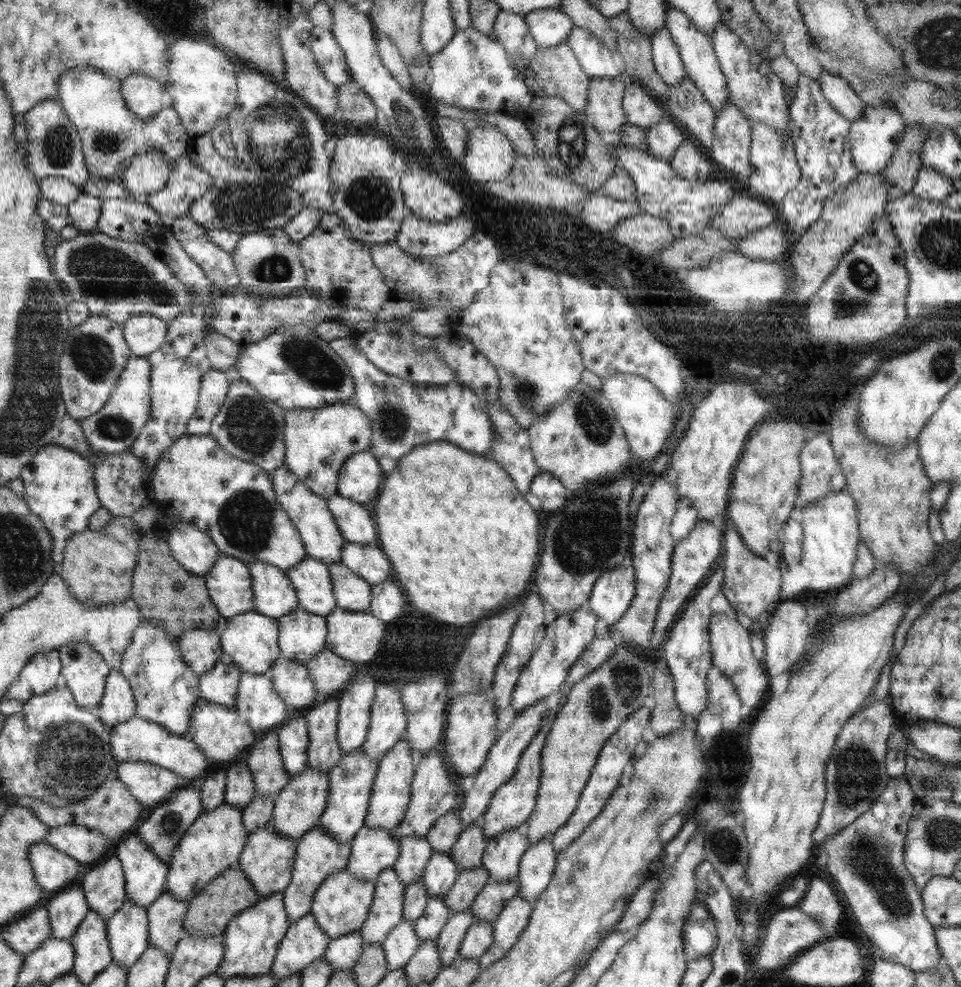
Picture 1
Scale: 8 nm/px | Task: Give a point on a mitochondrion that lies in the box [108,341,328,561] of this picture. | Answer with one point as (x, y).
(246, 520)

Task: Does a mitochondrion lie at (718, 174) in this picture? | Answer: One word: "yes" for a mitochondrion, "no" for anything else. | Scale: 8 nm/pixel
no

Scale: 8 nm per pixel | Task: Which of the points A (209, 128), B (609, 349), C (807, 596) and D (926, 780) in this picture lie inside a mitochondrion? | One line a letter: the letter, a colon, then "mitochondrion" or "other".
A: other
B: other
C: other
D: mitochondrion

